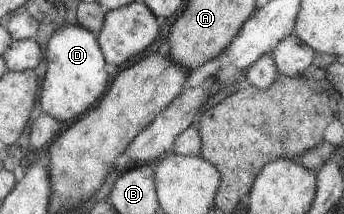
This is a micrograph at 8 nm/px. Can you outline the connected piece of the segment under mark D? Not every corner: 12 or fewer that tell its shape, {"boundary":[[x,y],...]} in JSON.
{"boundary":[[63,25],[44,45],[30,149],[86,113],[108,75],[94,32]]}

